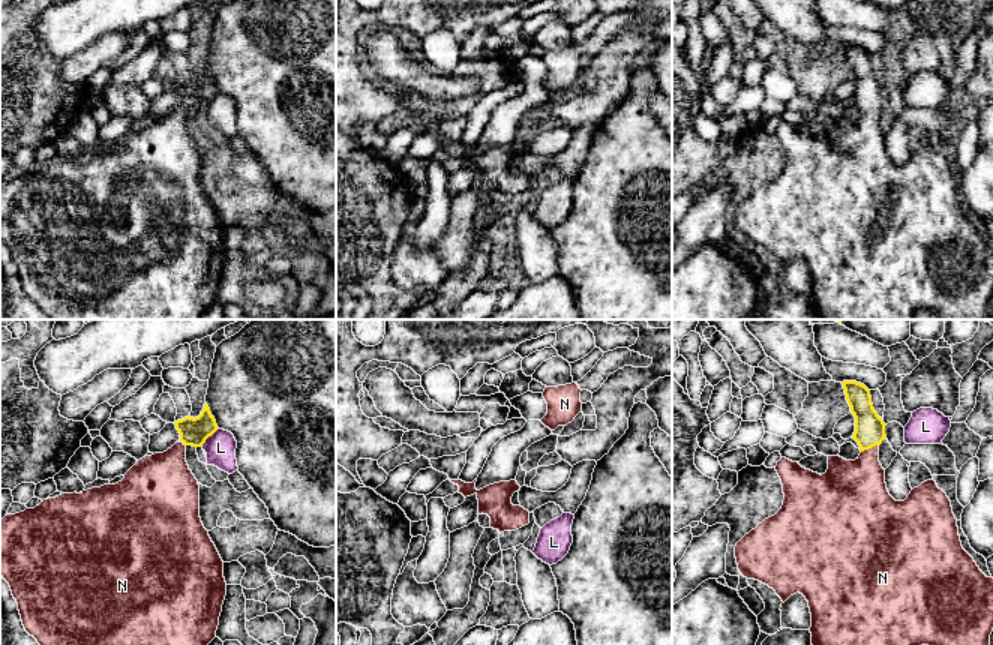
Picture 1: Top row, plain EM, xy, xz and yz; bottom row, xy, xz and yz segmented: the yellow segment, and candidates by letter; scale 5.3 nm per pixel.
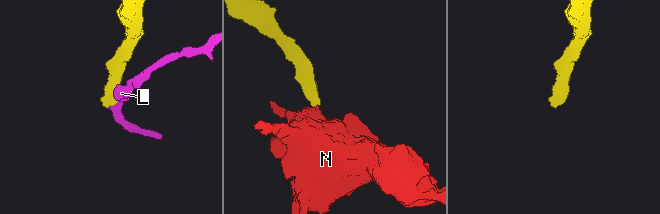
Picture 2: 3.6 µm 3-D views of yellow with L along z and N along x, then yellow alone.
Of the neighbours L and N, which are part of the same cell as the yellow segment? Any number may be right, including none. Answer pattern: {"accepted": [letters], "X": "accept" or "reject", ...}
{"accepted": ["N"], "L": "reject", "N": "accept"}

